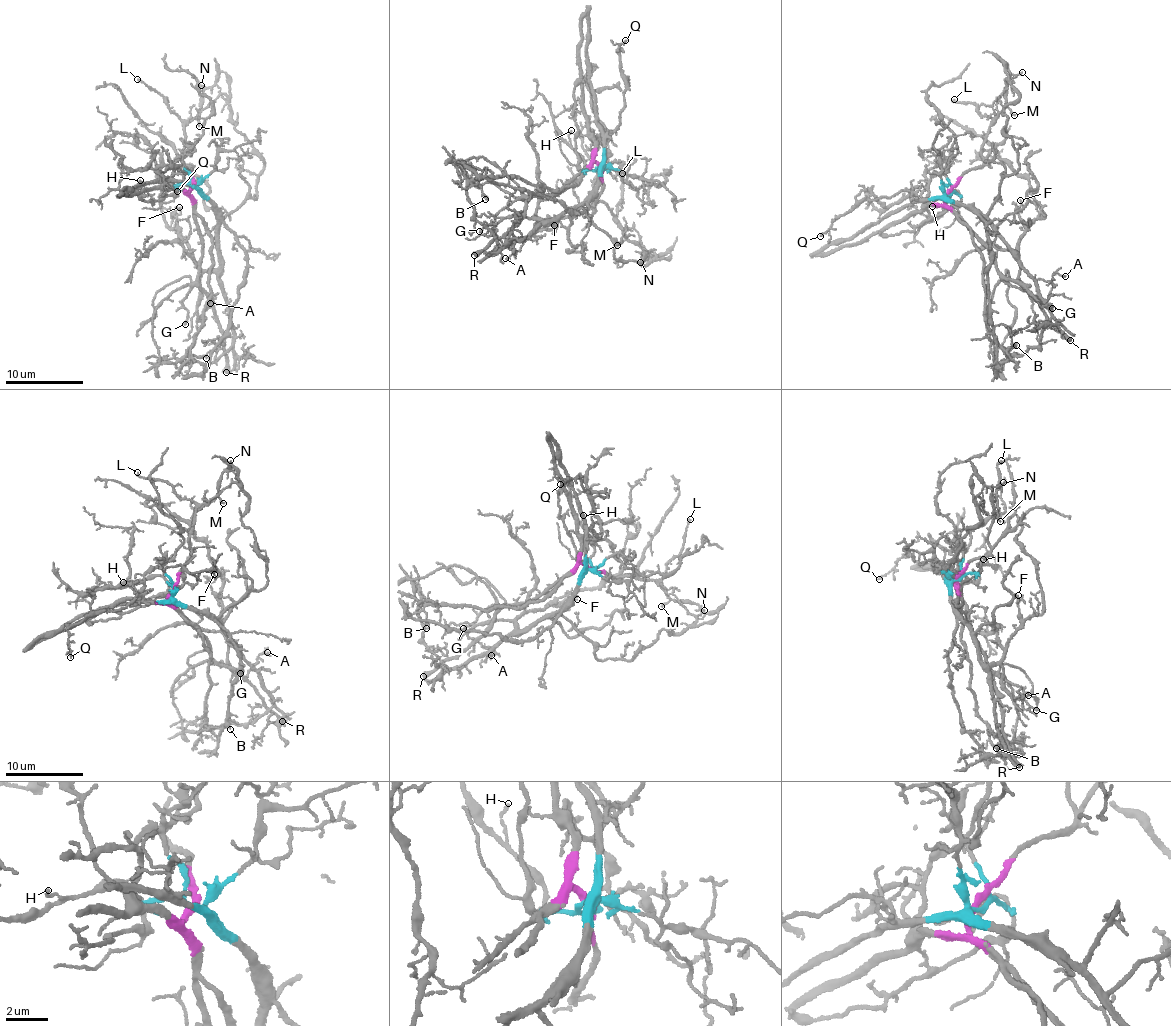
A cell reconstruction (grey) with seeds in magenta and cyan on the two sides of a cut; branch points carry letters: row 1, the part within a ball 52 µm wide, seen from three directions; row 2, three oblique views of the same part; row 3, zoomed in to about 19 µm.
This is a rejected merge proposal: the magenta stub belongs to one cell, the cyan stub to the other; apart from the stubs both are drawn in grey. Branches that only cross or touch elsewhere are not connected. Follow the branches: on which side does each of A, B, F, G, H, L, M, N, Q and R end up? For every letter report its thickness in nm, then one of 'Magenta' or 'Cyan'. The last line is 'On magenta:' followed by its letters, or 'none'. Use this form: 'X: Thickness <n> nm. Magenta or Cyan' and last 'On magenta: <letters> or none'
A: Thickness 140 nm. Cyan
B: Thickness 120 nm. Magenta
F: Thickness 100 nm. Cyan
G: Thickness 180 nm. Magenta
H: Thickness 110 nm. Cyan
L: Thickness 140 nm. Magenta
M: Thickness 130 nm. Magenta
N: Thickness 110 nm. Magenta
Q: Thickness 130 nm. Cyan
R: Thickness 480 nm. Magenta
On magenta: B, G, L, M, N, R

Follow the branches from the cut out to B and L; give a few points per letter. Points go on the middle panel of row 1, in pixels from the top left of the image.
B: (598, 168), (593, 160), (574, 186), (555, 190), (514, 177), (486, 177), (479, 182), (486, 199)
L: (598, 168), (603, 180), (596, 201), (607, 204), (615, 218), (622, 172)

